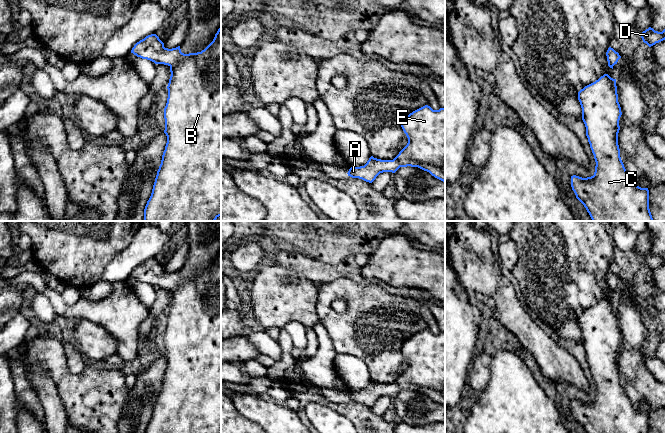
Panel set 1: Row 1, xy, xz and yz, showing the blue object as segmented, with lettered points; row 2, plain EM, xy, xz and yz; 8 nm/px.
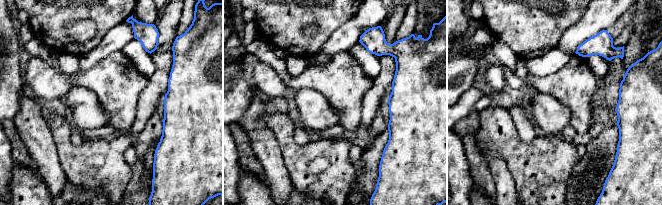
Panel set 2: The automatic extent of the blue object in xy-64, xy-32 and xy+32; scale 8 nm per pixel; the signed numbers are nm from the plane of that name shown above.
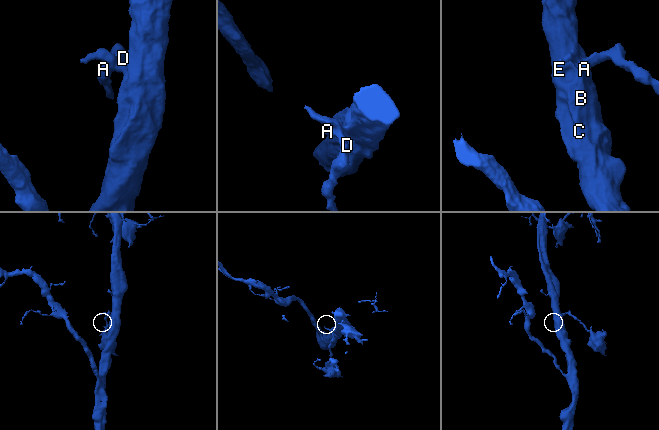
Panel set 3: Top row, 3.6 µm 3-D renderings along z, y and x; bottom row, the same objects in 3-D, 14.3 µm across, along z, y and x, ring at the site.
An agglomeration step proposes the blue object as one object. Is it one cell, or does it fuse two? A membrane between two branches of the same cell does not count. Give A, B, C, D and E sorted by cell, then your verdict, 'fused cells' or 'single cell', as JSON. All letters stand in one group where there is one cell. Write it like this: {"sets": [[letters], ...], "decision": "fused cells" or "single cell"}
{"sets": [["A", "B", "C", "D", "E"]], "decision": "single cell"}

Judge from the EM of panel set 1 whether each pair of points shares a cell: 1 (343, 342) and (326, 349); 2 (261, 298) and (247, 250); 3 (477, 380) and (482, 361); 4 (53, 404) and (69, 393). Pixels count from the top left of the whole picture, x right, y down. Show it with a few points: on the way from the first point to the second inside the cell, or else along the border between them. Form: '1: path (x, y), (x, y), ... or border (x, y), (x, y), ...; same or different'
1: border (327, 334), (337, 353); different
2: border (261, 264), (257, 269); different
3: path (479, 375), (481, 366); same
4: border (50, 378), (54, 383), (64, 408), (67, 422); different

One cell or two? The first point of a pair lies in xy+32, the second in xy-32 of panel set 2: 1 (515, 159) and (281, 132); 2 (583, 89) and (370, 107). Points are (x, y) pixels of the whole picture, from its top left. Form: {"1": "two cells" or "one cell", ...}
{"1": "one cell", "2": "two cells"}

